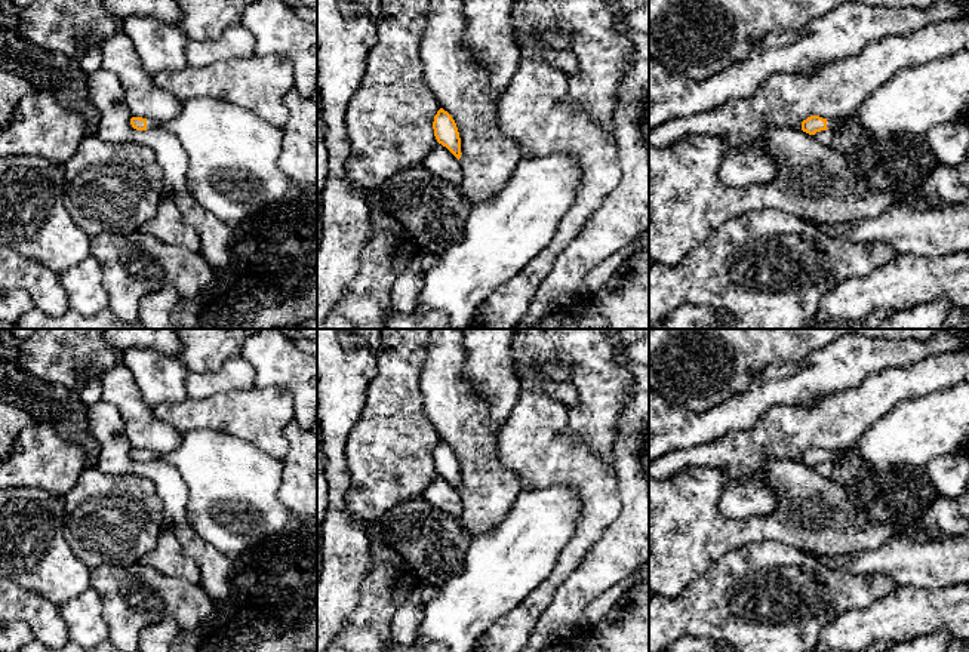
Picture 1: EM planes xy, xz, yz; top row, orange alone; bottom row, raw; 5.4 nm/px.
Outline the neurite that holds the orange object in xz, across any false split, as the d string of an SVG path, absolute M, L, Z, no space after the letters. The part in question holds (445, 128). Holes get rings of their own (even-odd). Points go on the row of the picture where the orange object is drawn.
M440 108L433 122L434 136L439 144L446 147L458 160L461 159L461 138L452 116Z

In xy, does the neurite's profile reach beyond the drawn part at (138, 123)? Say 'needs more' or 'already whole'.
needs more

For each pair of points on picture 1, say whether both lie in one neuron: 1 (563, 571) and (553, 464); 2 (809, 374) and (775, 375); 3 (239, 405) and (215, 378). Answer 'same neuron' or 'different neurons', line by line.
1: same neuron
2: same neuron
3: different neurons

